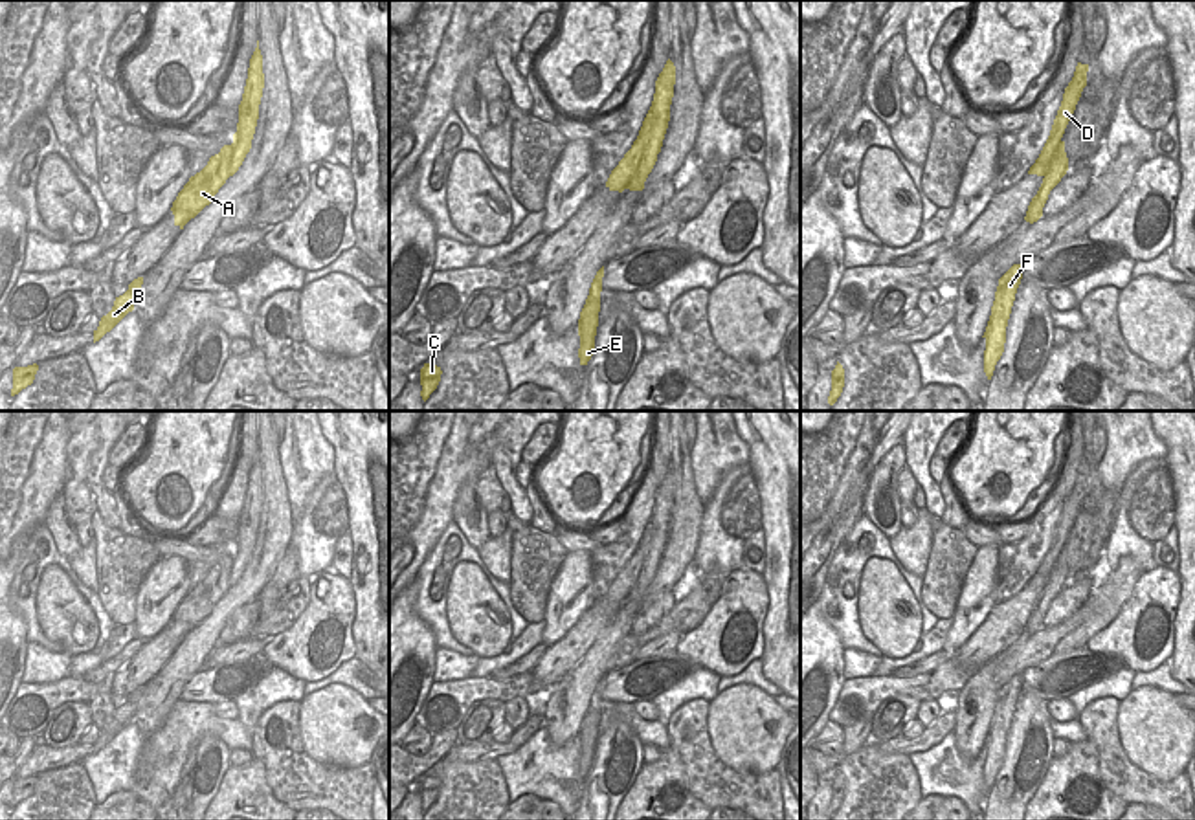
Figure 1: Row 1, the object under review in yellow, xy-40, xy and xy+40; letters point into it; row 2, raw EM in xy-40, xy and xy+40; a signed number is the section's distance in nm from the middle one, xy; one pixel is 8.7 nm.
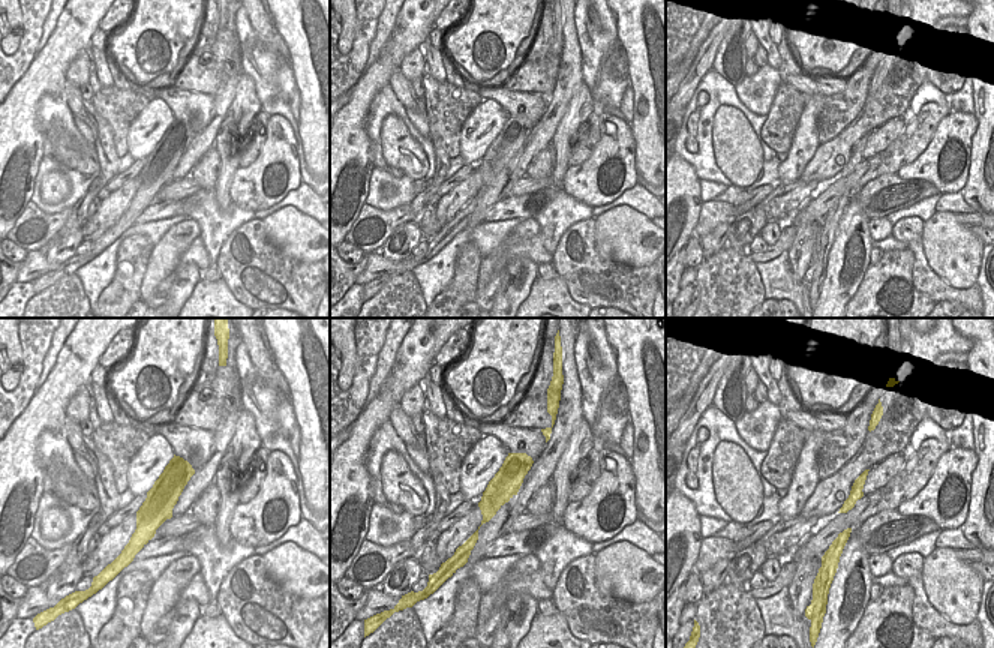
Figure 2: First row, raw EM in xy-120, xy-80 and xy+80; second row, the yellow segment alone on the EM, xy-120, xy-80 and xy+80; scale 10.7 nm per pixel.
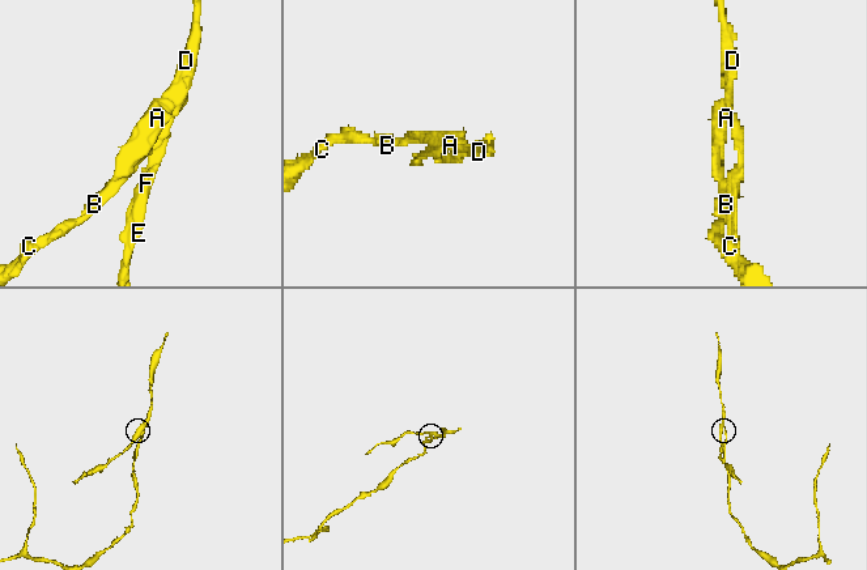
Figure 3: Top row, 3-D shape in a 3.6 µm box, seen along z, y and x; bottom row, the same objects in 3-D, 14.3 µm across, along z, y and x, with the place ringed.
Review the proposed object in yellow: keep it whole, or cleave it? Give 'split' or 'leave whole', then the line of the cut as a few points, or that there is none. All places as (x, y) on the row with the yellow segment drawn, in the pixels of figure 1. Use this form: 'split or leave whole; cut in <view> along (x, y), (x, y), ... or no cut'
split; cut in xy along (625, 156), (637, 167), (626, 188)

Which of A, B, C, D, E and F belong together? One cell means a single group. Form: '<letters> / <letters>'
A B C / D E F

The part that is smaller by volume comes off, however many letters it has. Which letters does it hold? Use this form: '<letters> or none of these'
A, B, C

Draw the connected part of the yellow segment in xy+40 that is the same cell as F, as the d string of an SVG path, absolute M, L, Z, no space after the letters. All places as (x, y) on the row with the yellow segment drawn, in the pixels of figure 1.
M1013 264L1000 279L991 306L991 316L984 332L984 372L991 380L997 361L1004 352L1006 327L1015 301L1017 288L1022 279L1021 264Z

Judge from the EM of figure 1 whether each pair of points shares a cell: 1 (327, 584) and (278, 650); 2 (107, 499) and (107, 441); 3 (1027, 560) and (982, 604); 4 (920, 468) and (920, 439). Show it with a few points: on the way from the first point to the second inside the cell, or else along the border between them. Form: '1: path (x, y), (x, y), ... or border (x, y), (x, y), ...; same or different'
1: path (327, 602), (327, 608), (296, 639); same
2: path (96, 485), (96, 466), (101, 455); same
3: border (999, 551), (993, 602); different
4: path (920, 461), (920, 446); same

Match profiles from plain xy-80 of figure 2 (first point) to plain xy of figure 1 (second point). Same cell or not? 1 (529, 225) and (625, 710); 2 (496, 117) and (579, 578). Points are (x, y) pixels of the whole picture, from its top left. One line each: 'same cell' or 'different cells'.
1: different cells
2: same cell

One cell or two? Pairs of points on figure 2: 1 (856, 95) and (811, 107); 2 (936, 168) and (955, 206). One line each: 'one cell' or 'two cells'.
1: two cells
2: two cells

